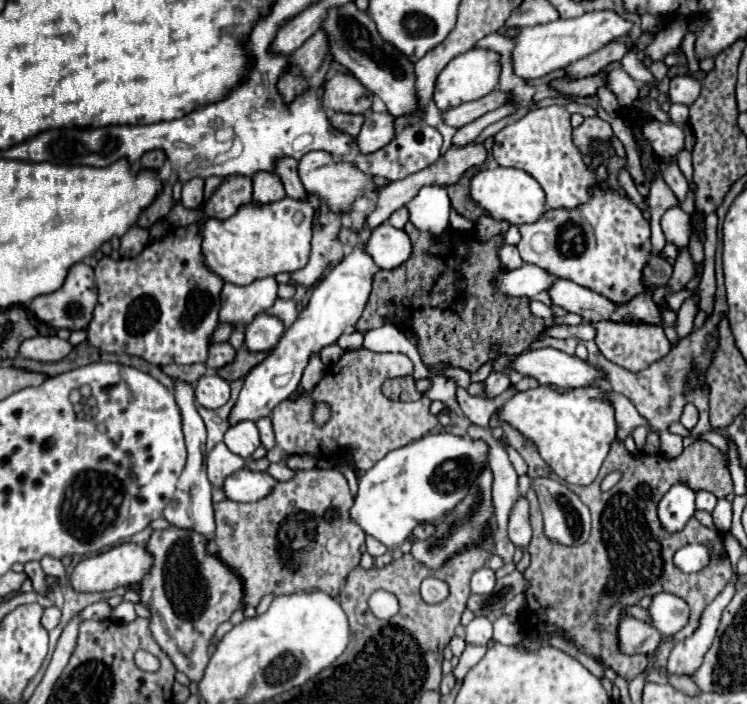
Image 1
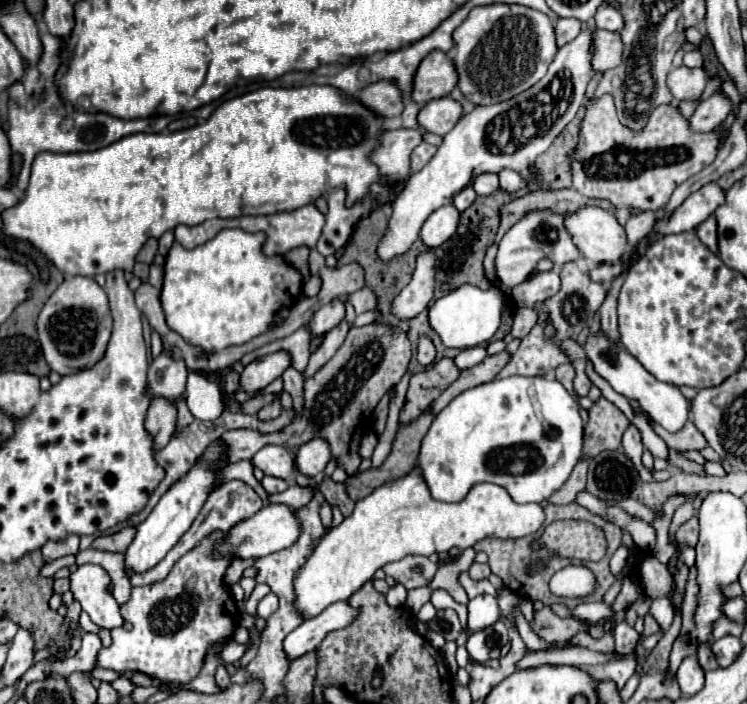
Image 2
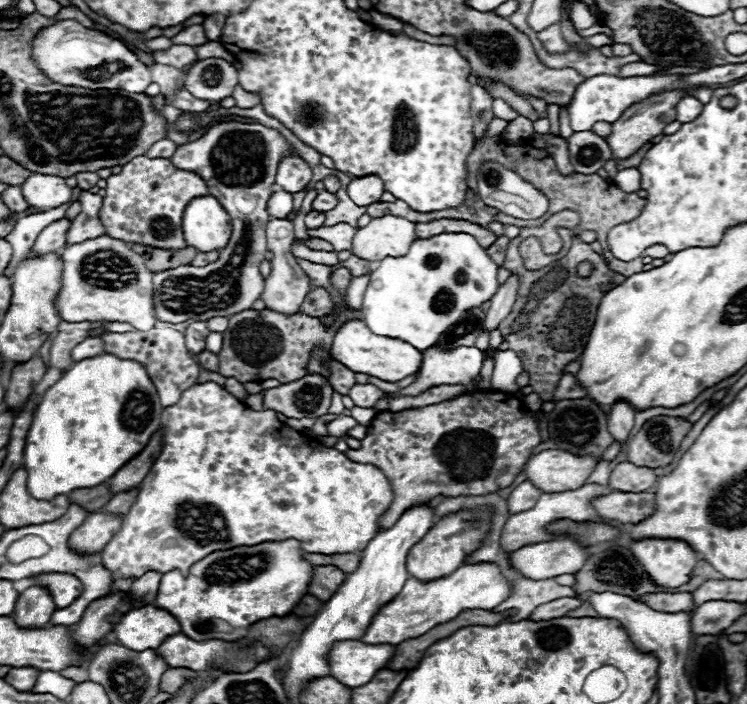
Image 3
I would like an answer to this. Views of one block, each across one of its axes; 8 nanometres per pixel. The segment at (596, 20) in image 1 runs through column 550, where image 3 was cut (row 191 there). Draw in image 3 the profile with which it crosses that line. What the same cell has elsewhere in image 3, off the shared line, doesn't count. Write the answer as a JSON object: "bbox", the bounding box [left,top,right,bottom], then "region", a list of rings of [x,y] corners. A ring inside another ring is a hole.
{"bbox":[20,172,72,210],"region":[[[34,172],[22,182],[20,188],[22,188],[28,204],[34,208],[42,208],[42,210],[56,208],[60,204],[70,202],[70,198],[72,198],[72,188],[66,186],[64,178],[54,176],[54,174]]]}

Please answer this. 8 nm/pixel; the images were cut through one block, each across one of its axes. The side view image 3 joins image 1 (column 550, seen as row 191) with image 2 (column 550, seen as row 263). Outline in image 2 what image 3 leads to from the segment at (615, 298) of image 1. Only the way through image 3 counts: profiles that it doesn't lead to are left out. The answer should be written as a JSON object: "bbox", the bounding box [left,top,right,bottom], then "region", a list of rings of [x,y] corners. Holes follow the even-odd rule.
{"bbox":[496,212,580,288],"region":[[[530,212],[526,214],[518,224],[514,224],[502,238],[496,254],[496,276],[502,284],[508,288],[514,288],[526,280],[530,272],[534,272],[534,266],[542,258],[550,258],[556,268],[564,266],[566,262],[578,260],[580,252],[574,246],[572,238],[568,236],[564,228],[564,216],[552,214],[552,212]]]}

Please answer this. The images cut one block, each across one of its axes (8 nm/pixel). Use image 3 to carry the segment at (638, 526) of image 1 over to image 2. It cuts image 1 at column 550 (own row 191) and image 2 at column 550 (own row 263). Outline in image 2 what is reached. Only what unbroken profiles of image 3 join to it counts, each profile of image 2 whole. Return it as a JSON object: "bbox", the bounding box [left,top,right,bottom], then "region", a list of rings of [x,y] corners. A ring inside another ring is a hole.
{"bbox":[530,606,604,642],"region":[[[548,606],[534,612],[534,620],[530,622],[530,628],[536,632],[538,638],[542,638],[546,642],[568,640],[568,638],[576,636],[578,632],[588,632],[596,640],[604,636],[602,626],[592,626],[592,624],[580,622],[576,618],[560,618]]]}

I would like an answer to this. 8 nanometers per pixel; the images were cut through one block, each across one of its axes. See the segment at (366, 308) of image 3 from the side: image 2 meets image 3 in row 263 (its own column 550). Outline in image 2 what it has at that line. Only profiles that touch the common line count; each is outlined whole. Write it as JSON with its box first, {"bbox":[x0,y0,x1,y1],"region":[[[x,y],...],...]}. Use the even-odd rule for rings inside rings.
{"bbox":[418,376,582,504],"region":[[[510,376],[492,380],[462,392],[434,418],[420,444],[418,468],[422,470],[430,494],[442,502],[462,502],[470,488],[480,482],[492,482],[506,488],[510,498],[518,504],[542,502],[564,484],[580,460],[582,426],[578,404],[558,380],[544,376]]]}

